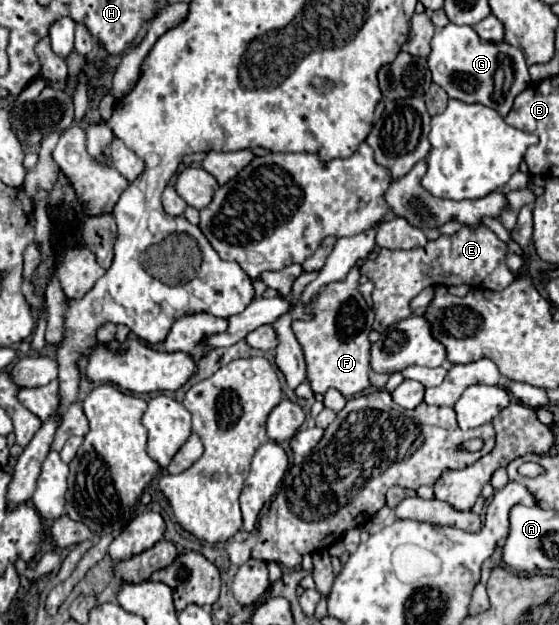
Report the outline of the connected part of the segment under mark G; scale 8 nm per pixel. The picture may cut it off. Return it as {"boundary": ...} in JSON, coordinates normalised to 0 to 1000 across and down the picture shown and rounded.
{"boundary":[[[801,37],[773,59],[773,85],[766,88],[766,107],[773,130],[791,139],[805,158],[830,165],[859,165],[887,174],[898,187],[909,184],[927,149],[948,136],[945,104],[937,85],[905,66],[877,69],[862,66],[855,53],[837,40]]]}

